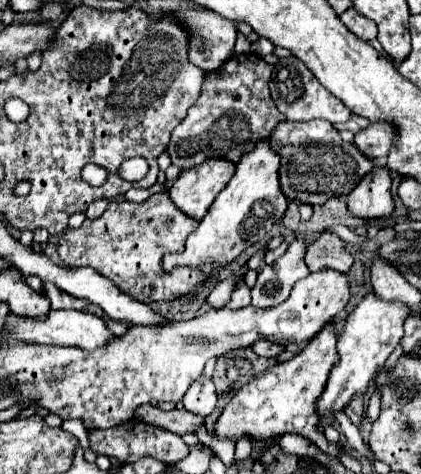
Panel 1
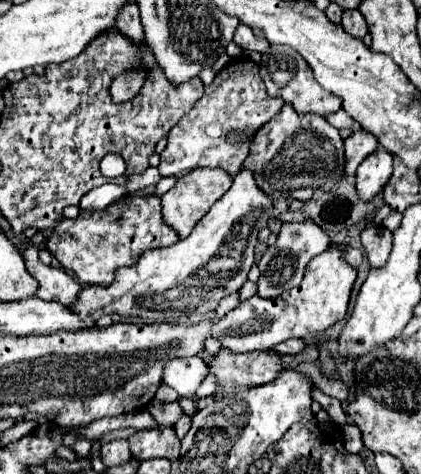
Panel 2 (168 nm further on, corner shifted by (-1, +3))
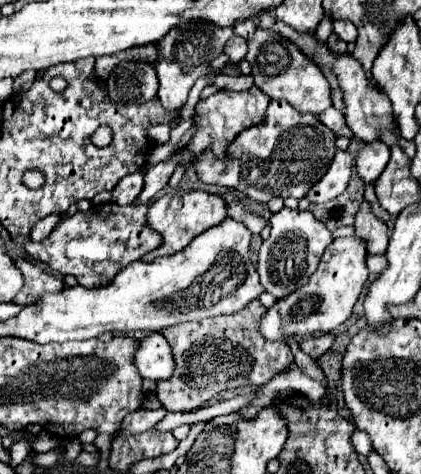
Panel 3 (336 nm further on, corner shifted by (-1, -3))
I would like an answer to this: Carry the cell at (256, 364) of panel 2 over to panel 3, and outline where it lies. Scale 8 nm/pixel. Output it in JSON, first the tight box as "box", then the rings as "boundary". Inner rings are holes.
{"box":[157,300,293,412],"boundary":[[[255,300],[241,312],[229,316],[205,318],[199,322],[185,322],[173,328],[163,328],[161,334],[167,338],[177,372],[171,380],[157,382],[157,398],[171,412],[191,412],[207,406],[215,394],[237,388],[237,386],[265,386],[275,374],[283,372],[293,354],[285,342],[265,340],[259,332],[259,322],[265,314],[265,306]]]}

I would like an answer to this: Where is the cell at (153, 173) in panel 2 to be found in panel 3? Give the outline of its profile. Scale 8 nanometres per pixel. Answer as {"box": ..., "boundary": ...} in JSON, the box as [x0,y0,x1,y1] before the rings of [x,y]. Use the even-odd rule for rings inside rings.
{"box":[111,172,143,206],"boundary":[[[135,172],[135,174],[121,178],[121,182],[117,182],[117,188],[111,192],[113,202],[119,206],[131,204],[137,198],[137,194],[141,192],[141,186],[143,186],[143,174],[141,172]]]}

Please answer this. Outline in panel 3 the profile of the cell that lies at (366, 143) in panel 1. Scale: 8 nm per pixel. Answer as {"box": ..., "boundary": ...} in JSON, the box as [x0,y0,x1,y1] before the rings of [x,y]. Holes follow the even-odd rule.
{"box":[305,150,353,204],"boundary":[[[337,150],[329,172],[325,172],[325,176],[313,184],[313,188],[305,194],[305,200],[313,202],[313,204],[323,204],[325,200],[333,200],[337,198],[341,192],[345,192],[349,176],[351,176],[351,166],[353,166],[353,158],[351,154],[347,154],[345,150]]]}

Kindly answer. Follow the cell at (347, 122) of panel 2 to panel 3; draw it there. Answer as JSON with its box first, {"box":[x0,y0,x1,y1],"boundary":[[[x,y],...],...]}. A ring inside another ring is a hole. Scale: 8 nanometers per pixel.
{"box":[317,106,353,138],"boundary":[[[333,106],[331,108],[327,108],[325,112],[321,112],[319,116],[317,116],[335,136],[347,136],[347,138],[351,138],[353,136],[353,132],[349,130],[349,126],[345,124],[345,116],[343,116],[343,112],[339,112],[339,110],[335,110]]]}

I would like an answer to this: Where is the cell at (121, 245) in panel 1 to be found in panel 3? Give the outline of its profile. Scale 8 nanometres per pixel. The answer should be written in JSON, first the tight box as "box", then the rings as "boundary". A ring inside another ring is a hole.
{"box":[25,202,161,288],"boundary":[[[113,202],[91,206],[87,212],[77,210],[73,216],[63,218],[43,242],[25,242],[25,250],[59,274],[75,276],[85,288],[107,286],[119,270],[161,244],[161,236],[145,224],[145,214],[147,206],[121,208]]]}

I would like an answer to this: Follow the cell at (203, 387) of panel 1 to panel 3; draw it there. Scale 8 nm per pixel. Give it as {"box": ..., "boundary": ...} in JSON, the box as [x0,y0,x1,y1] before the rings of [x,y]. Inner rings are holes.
{"box":[133,332,175,382],"boundary":[[[159,332],[143,336],[137,342],[133,364],[137,364],[137,370],[141,372],[143,378],[151,378],[155,382],[167,380],[171,376],[171,370],[175,368],[171,348]]]}

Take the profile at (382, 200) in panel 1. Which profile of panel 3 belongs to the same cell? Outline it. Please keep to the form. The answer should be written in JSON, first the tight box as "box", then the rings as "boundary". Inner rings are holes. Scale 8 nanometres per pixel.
{"box":[357,140,389,184],"boundary":[[[373,140],[373,144],[365,144],[357,152],[357,174],[361,176],[363,182],[373,184],[377,176],[383,172],[383,168],[389,162],[389,146],[383,144],[381,140]]]}

